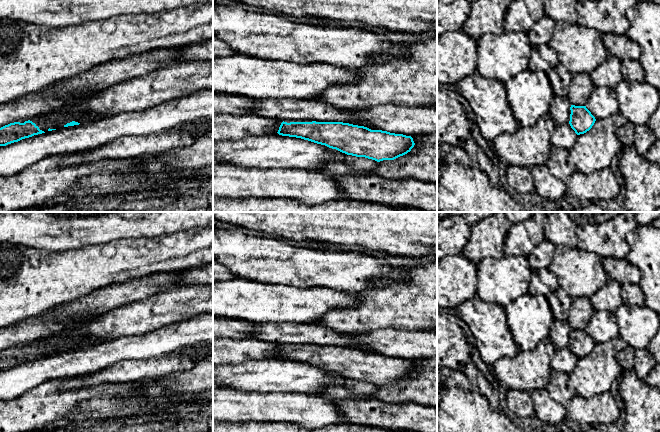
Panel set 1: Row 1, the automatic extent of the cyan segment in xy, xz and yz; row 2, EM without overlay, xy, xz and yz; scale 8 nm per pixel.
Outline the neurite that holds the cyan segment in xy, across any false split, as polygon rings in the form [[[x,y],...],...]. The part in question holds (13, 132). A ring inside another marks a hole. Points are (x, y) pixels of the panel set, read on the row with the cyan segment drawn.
[[[30,120],[24,123],[10,123],[0,128],[0,146],[6,146],[42,133],[45,132],[40,130],[39,127]]]

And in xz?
[[[284,120],[277,132],[336,149],[347,155],[365,157],[377,162],[394,160],[411,151],[415,143],[411,136],[343,122]]]

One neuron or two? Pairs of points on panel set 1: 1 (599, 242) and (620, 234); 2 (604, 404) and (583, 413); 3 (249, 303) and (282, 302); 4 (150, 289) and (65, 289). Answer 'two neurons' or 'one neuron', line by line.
1: one neuron
2: one neuron
3: one neuron
4: two neurons

